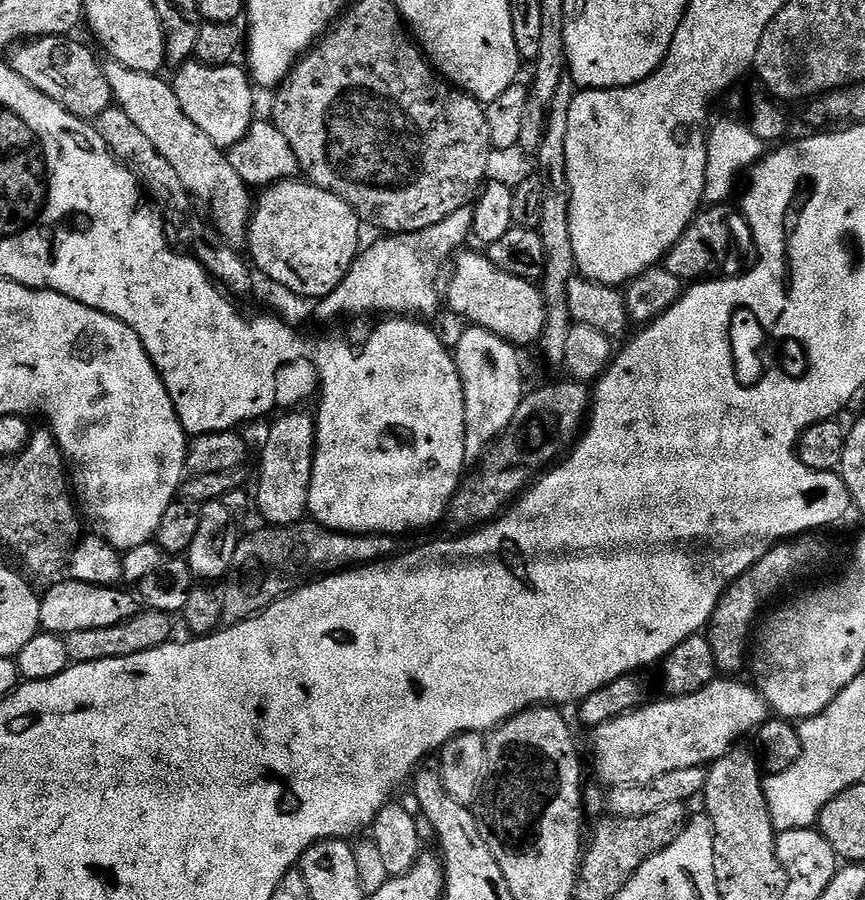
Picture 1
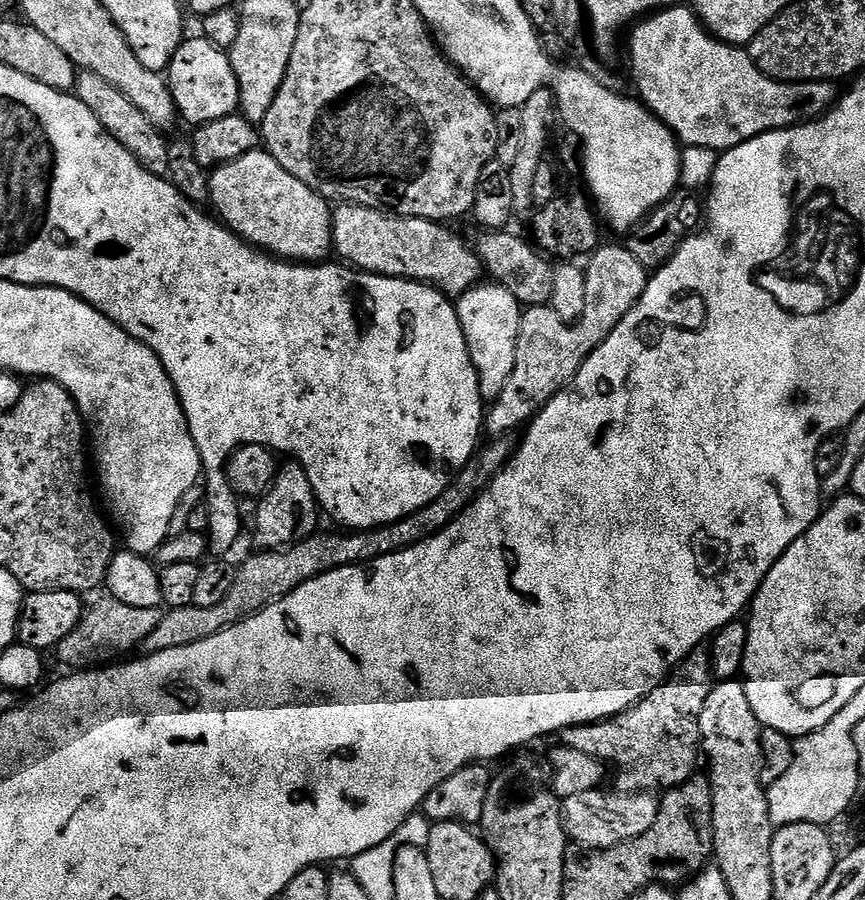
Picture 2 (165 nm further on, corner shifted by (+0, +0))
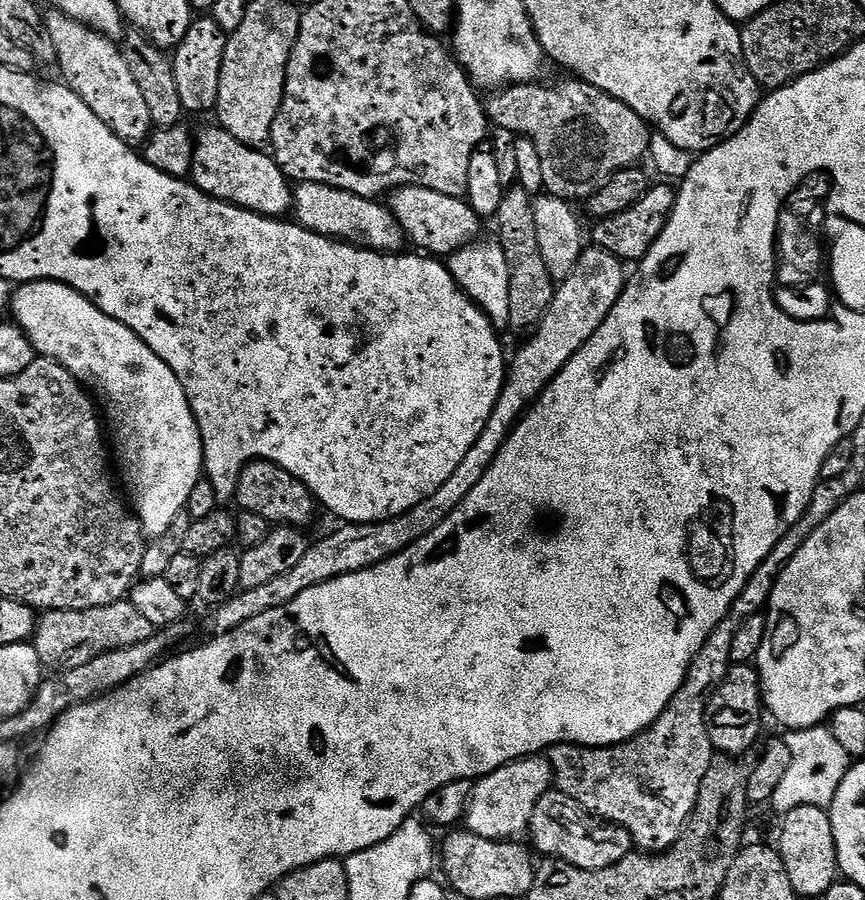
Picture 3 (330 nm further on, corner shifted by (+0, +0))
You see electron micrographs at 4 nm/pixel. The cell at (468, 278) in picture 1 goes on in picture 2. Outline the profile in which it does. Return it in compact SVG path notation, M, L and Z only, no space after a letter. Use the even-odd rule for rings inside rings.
M340 204L333 211L330 225L332 246L341 261L362 272L373 272L376 276L389 276L399 280L417 280L419 284L429 284L449 298L460 296L474 285L481 283L482 265L480 257L451 232L451 227L434 220L410 218L385 214L379 208L363 208L361 204Z

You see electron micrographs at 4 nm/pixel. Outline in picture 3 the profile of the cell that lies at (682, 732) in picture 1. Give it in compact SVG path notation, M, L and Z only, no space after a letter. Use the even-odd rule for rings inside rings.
M544 754L526 756L522 760L515 760L512 764L507 764L498 770L494 770L488 776L480 777L479 780L475 781L472 800L468 803L467 831L487 840L520 838L520 835L525 835L528 832L528 823L534 814L534 806L538 806L538 798L542 798L542 794L546 794L553 787L553 784L552 767L547 755Z

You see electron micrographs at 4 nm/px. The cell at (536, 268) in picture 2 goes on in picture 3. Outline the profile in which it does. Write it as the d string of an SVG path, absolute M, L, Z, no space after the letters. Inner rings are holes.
M419 186L397 188L390 196L390 209L402 226L405 237L417 244L417 249L436 258L453 256L459 248L465 248L481 235L482 217L472 209L467 199L438 194L438 190L426 190Z

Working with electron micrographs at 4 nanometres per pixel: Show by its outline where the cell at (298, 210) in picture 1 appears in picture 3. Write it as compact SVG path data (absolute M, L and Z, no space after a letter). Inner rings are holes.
M219 126L204 128L200 133L197 131L194 136L194 143L196 149L192 155L190 180L198 190L202 190L207 196L212 196L215 200L225 200L227 204L256 212L259 216L284 218L292 212L293 185L288 177L284 175L284 171L276 165L275 156L267 151L250 148L242 142L236 141L224 128Z

